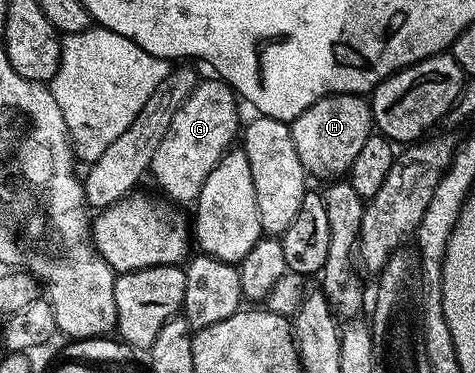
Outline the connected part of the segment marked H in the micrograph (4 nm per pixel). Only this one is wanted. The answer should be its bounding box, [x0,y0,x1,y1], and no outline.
[291,95,375,182]

